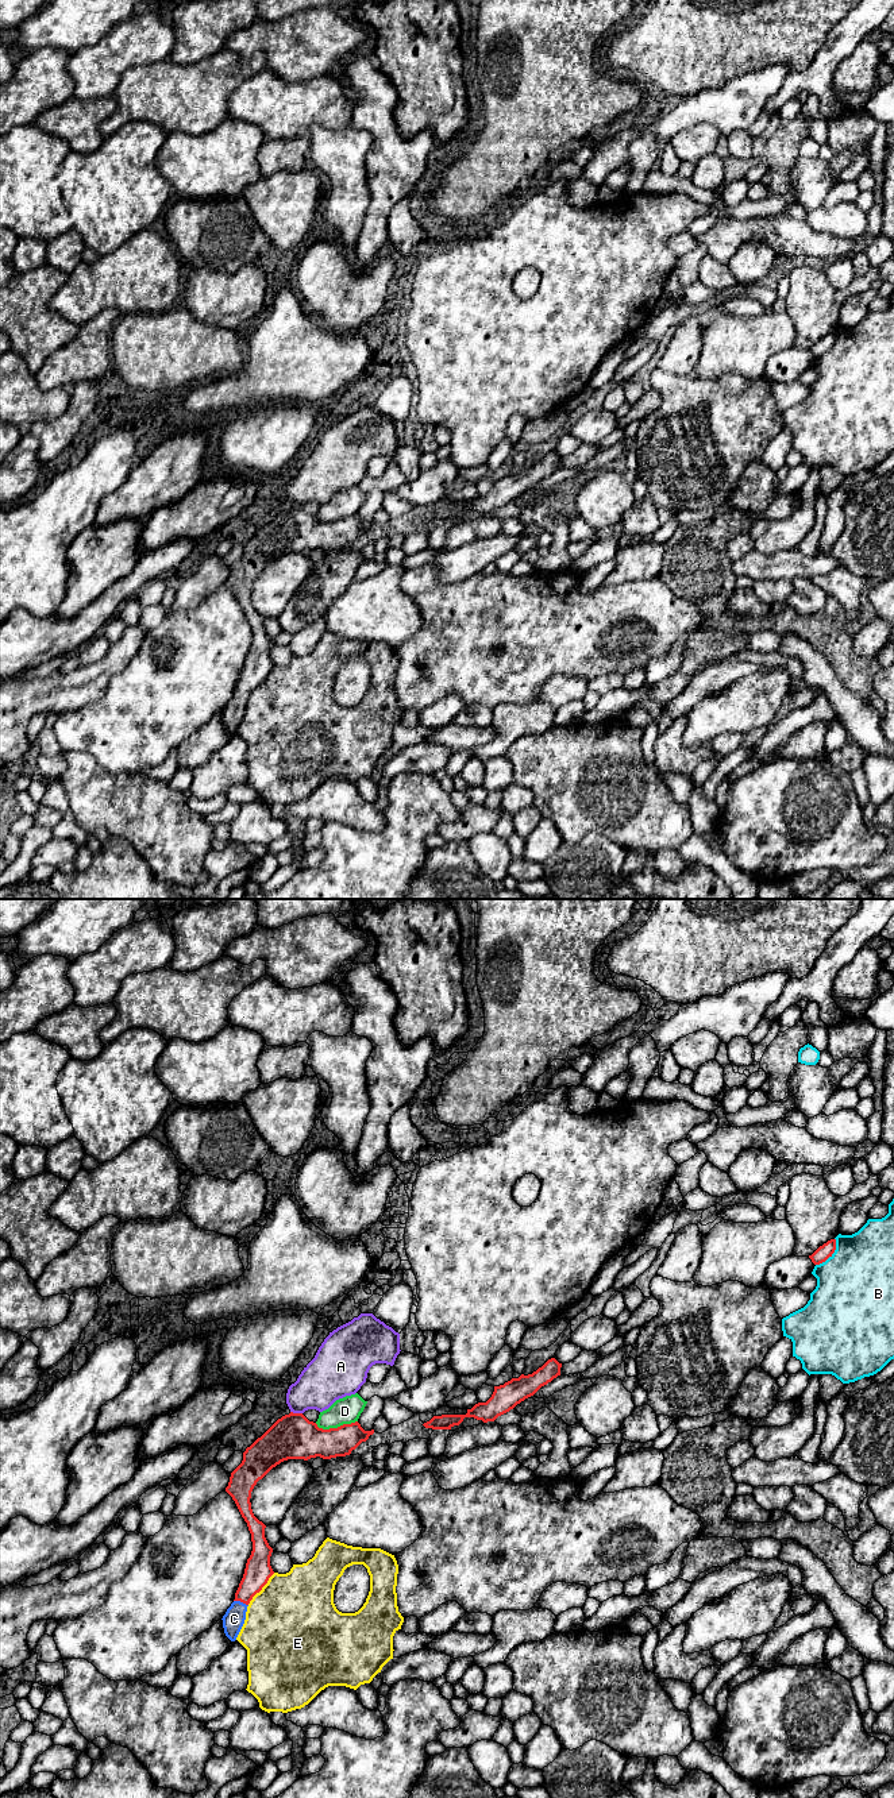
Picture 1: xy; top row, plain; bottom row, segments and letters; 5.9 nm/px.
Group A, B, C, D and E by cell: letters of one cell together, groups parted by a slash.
A / B / C / D / E

